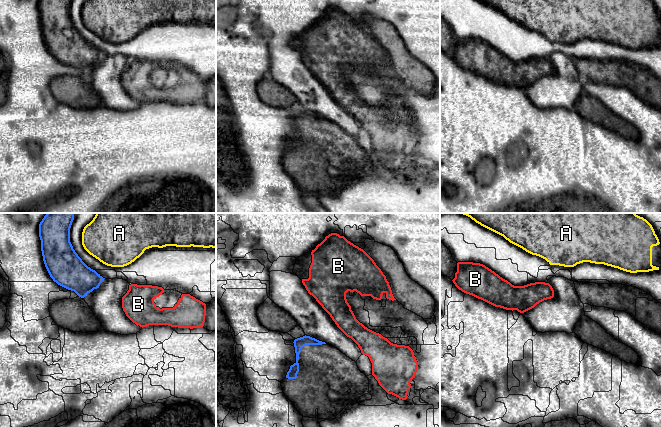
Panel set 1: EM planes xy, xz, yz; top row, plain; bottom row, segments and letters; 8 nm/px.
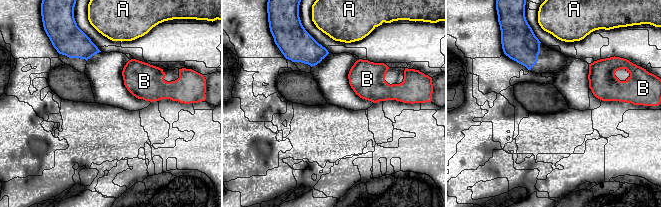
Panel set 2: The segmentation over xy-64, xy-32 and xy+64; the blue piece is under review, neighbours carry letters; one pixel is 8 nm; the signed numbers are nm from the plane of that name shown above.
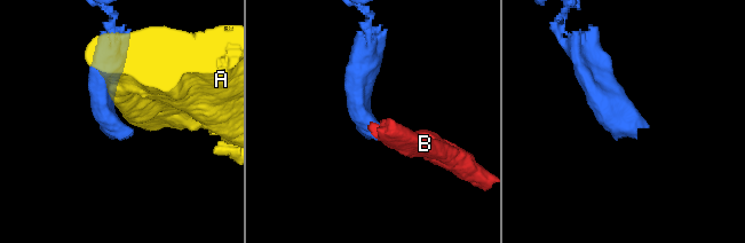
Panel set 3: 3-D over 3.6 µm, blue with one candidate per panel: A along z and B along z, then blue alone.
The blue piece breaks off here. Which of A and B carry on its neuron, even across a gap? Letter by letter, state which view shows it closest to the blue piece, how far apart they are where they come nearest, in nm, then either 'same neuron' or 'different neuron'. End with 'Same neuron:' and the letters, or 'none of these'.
A: xy | 70 nm | different neuron
B: xz | 160 nm | different neuron
Same neuron: none of these

